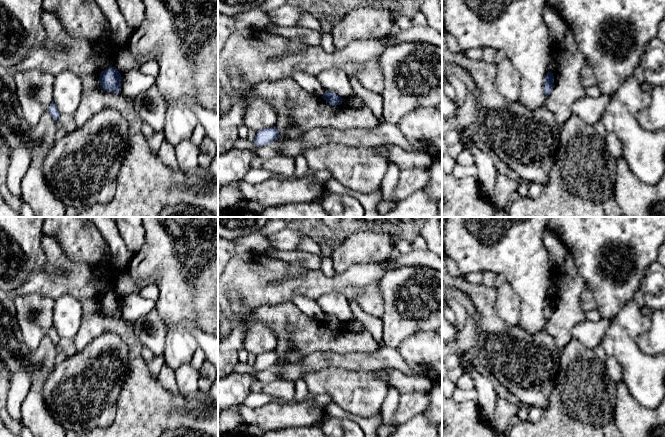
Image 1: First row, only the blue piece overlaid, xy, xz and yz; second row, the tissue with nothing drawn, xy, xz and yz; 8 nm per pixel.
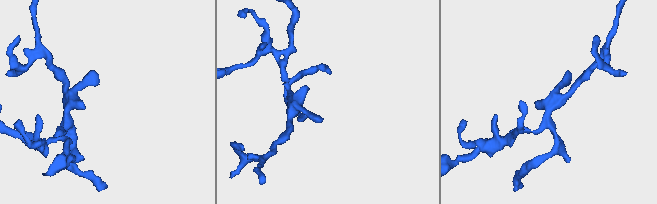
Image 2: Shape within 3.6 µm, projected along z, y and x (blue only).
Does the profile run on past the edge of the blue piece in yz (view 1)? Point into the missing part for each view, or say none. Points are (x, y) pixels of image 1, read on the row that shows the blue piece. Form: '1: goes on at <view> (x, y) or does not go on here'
1: does not go on here

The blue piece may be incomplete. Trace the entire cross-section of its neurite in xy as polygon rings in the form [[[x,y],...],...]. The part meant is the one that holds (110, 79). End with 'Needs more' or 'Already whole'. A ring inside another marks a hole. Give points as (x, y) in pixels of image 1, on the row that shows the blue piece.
[[[115,67],[106,68],[99,77],[100,87],[111,93],[121,93],[121,74]]]. Already whole

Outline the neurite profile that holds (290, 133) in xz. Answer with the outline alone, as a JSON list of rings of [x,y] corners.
[[[286,128],[285,131],[279,135],[279,139],[297,139],[303,135],[296,128]]]

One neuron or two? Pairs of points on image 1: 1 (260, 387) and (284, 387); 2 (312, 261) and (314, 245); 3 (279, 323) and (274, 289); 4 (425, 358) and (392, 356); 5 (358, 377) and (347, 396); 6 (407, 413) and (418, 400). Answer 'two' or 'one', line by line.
1: one
2: two
3: two
4: two
5: one
6: one

